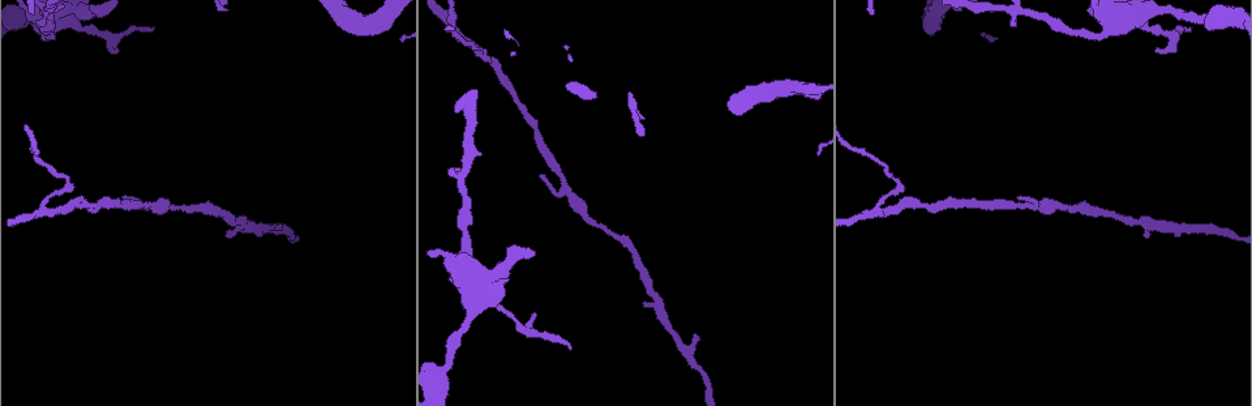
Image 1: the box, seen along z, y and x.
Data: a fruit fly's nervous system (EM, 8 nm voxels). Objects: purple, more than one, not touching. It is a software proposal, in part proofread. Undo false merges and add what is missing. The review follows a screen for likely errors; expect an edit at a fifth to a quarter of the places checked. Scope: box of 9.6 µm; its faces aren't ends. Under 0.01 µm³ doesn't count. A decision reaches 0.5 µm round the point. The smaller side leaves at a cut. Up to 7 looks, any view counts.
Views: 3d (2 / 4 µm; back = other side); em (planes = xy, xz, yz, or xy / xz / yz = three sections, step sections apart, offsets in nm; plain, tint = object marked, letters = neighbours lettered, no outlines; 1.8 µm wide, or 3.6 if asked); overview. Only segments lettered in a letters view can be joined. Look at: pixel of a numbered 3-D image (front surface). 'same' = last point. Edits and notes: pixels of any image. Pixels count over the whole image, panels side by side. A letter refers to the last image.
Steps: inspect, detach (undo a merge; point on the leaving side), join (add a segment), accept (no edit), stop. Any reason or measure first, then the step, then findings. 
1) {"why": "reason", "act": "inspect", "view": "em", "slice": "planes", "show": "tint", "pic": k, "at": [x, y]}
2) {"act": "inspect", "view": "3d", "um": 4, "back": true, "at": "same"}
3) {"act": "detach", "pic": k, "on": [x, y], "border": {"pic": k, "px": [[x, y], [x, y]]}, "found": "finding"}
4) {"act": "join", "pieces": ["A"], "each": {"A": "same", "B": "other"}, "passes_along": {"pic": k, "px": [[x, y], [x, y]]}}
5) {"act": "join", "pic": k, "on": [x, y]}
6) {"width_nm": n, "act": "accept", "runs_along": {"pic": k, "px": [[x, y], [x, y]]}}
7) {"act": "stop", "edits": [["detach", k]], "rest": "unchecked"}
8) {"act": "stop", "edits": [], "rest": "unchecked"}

{"act": "inspect", "view": "3d", "um": 4, "pic": 1, "at": [883, 209]}

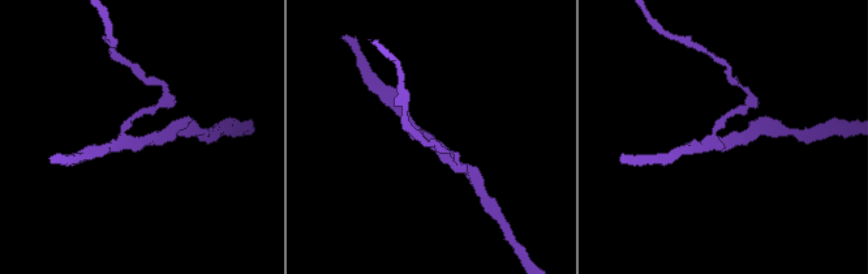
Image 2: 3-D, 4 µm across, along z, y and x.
{"why": "need the tissue", "act": "inspect", "view": "em", "um": 3.6, "slice": "planes", "show": "tint", "pic": 2, "at": [719, 141]}

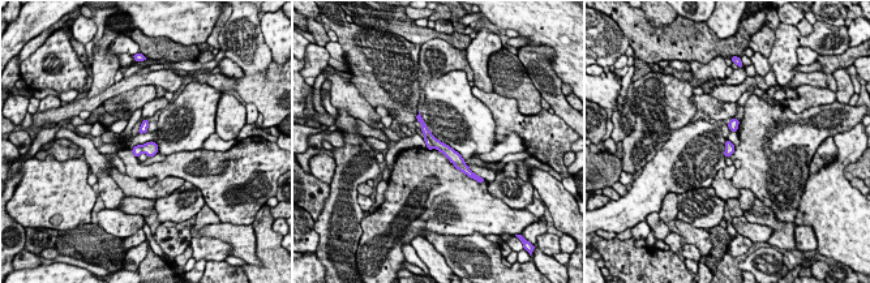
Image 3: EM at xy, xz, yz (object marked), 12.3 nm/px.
{"why": "what lies round it", "act": "inspect", "view": "em", "um": 3.6, "slice": "planes", "show": "letters", "at": "same"}

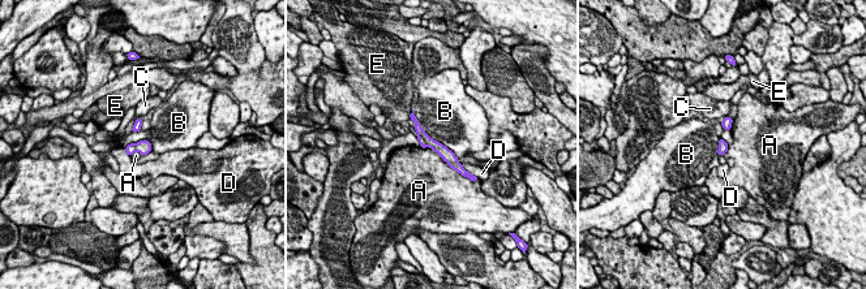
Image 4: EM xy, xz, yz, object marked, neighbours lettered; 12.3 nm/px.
{"act": "detach", "pic": 4, "on": [420, 138], "each": {"A": "other", "B": "other", "C": "other", "D": "other", "E": "other"}, "found": "two cells meet here"}

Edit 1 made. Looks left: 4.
{"why": "narrows sharply", "act": "inspect", "view": "em", "slice": "xz", "step": 8, "show": "tint", "pic": 1, "at": [1064, 208]}

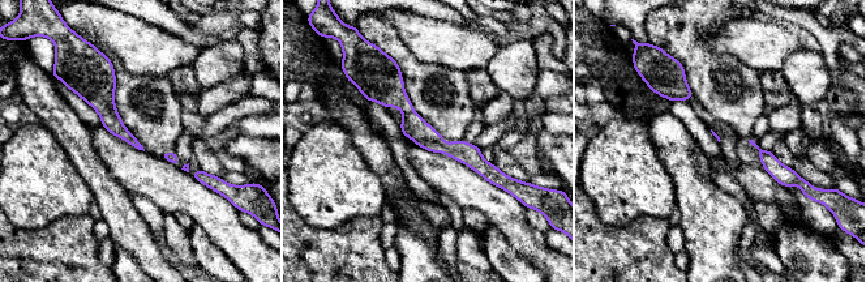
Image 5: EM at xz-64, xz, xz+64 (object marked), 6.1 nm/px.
{"why": "cut it another way", "act": "inspect", "view": "em", "slice": "planes", "show": "tint", "at": "same"}

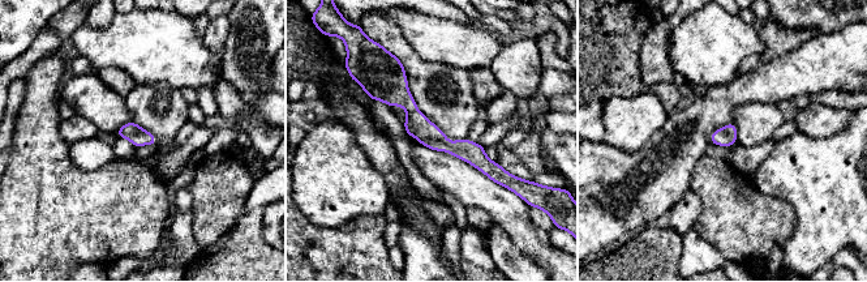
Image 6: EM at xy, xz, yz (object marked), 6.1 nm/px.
{"act": "inspect", "view": "em", "slice": "planes", "show": "letters", "at": "same"}

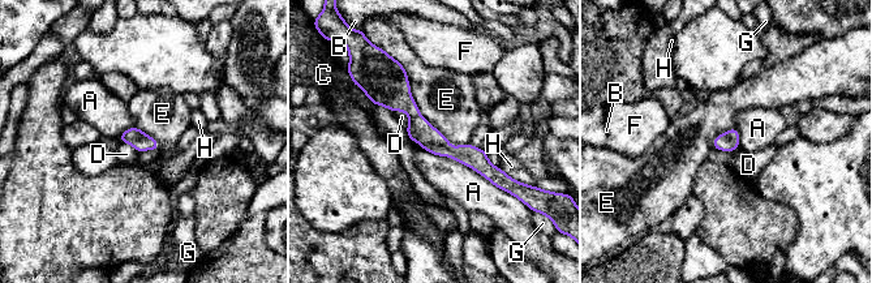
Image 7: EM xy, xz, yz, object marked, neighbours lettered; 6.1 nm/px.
{"longest_contact_nm": ["E", 700], "act": "accept", "each": {"A": "other", "B": "other", "C": "other", "D": "other", "E": "other", "F": "other", "G": "other", "H": "other"}, "runs_along": {"pic": 7, "px": [[394, 74], [417, 123], [499, 183]]}, "found": "all the same cell"}

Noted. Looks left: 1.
{"why": "calibre changes", "act": "inspect", "view": "em", "slice": "planes", "show": "letters", "pic": 1, "at": [446, 356]}

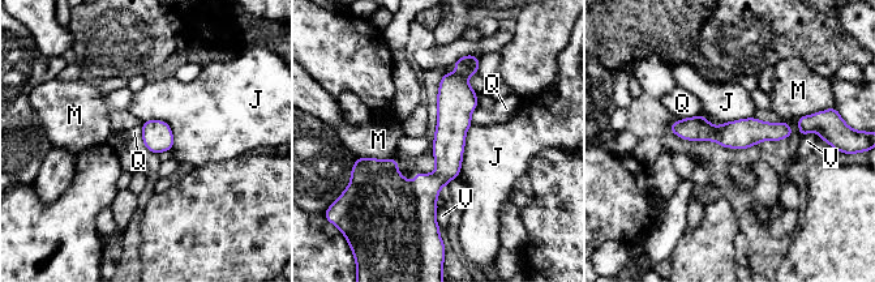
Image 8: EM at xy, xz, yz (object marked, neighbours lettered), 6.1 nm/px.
{"act": "accept", "each": {"J": "other", "M": "other", "Q": "other", "V": "other"}, "found": "all the same cell"}

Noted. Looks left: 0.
{"act": "stop", "edits": [["detach", 4]], "rest": "unchecked"}

